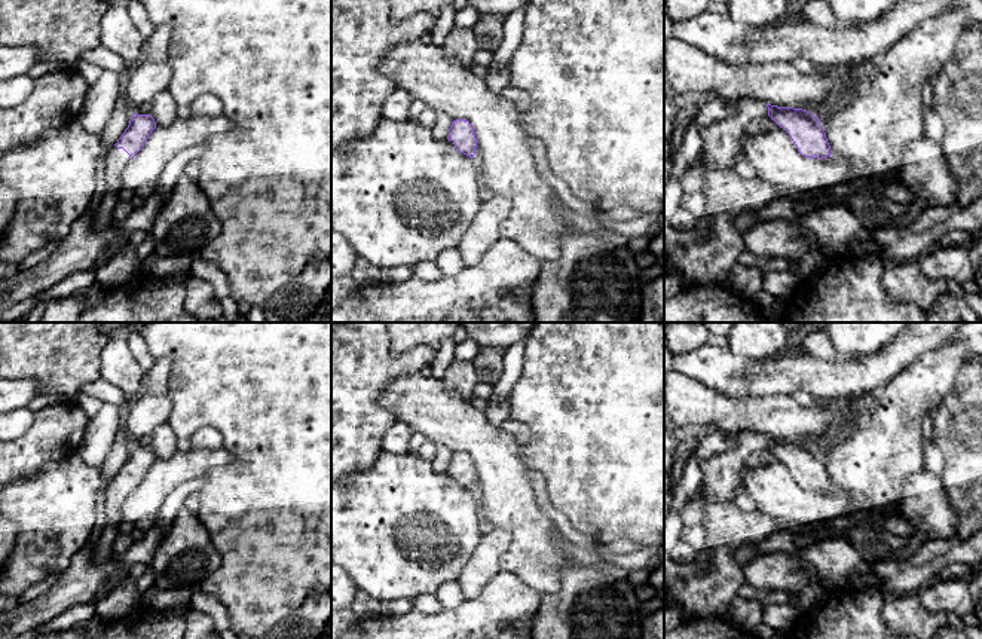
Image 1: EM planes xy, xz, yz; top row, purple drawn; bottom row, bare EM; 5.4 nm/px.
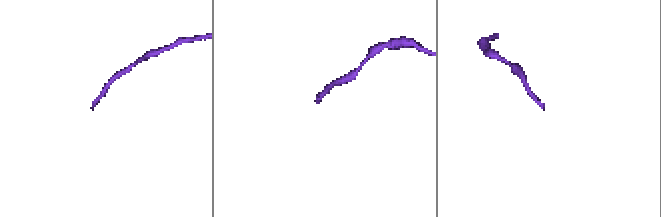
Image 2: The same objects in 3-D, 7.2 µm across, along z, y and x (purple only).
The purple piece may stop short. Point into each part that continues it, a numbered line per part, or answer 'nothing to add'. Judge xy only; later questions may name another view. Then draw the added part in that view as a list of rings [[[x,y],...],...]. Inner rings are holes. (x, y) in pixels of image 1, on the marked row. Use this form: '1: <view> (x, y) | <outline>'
1: xy (116, 159) | [[[113,146],[105,155],[104,174],[105,174],[105,198],[103,205],[97,210],[94,226],[95,229],[105,229],[111,226],[110,207],[116,201],[117,193],[123,187],[122,174],[129,163],[131,158],[123,149]]]

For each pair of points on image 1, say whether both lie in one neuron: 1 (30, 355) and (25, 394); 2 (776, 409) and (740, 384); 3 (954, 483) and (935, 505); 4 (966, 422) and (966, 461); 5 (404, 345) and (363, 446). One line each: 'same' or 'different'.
1: different
2: different
3: different
4: same
5: different

